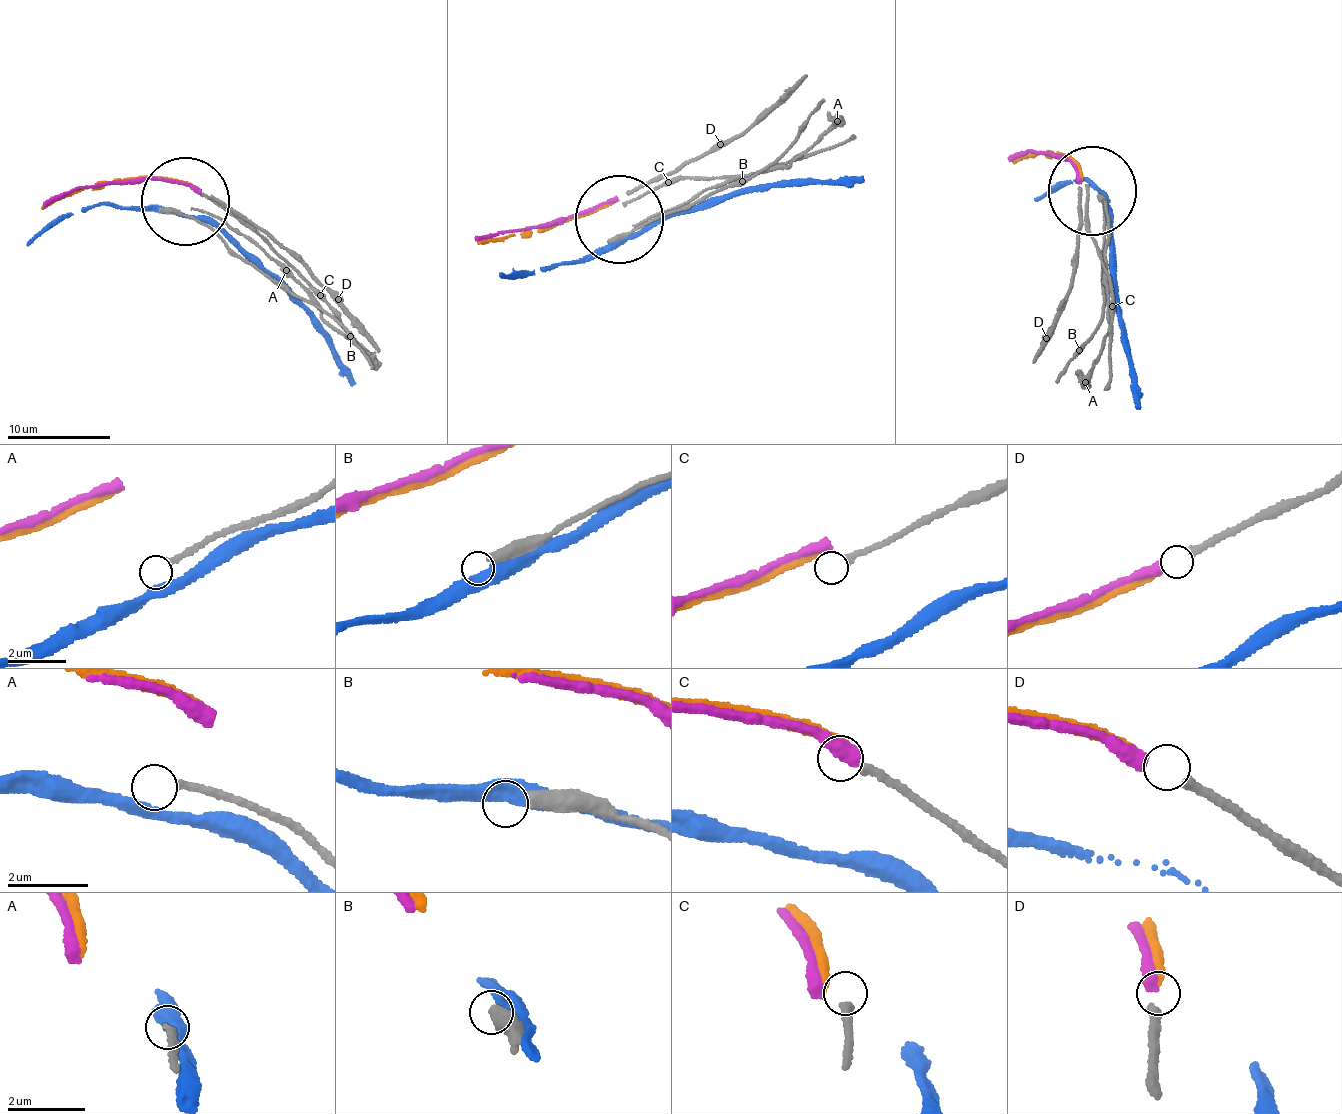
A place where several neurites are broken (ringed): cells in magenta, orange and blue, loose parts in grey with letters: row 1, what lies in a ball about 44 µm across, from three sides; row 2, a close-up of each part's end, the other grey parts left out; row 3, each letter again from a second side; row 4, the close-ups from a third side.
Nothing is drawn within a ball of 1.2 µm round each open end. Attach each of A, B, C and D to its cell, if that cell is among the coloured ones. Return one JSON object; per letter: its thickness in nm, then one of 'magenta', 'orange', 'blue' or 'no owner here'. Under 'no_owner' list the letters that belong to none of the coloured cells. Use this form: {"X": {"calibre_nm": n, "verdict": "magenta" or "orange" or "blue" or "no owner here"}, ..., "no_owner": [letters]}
{"A": {"calibre_nm": 160, "verdict": "no owner here"}, "B": {"calibre_nm": 400, "verdict": "no owner here"}, "C": {"calibre_nm": 220, "verdict": "no owner here"}, "D": {"calibre_nm": 240, "verdict": "magenta"}, "no_owner": ["A", "B", "C"]}

